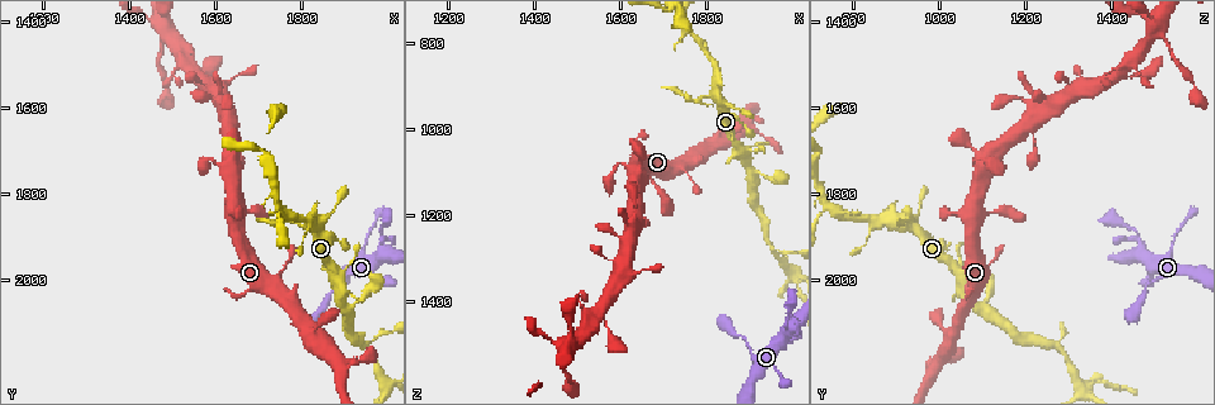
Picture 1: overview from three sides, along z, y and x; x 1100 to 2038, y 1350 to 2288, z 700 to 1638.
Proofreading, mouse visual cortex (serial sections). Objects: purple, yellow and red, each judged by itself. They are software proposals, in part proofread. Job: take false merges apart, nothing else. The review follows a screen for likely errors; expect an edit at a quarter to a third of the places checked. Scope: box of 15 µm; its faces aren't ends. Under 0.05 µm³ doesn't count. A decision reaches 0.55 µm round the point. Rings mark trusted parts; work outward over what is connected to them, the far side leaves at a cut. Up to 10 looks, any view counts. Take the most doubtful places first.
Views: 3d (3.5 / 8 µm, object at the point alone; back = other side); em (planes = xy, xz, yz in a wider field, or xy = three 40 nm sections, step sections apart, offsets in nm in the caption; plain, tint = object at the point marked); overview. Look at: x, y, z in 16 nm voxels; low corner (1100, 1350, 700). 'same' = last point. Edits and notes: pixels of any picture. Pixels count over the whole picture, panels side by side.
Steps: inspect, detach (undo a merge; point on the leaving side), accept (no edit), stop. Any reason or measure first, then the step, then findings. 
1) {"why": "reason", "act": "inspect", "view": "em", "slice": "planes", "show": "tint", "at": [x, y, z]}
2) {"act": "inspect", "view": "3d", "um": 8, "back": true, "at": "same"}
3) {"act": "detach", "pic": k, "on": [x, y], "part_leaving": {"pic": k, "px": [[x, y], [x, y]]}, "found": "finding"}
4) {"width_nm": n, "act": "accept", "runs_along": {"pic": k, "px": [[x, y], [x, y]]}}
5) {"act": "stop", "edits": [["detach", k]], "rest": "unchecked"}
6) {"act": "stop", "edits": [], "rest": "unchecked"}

{"act": "inspect", "view": "3d", "um": 3.5, "at": [1945, 2155, 1275]}

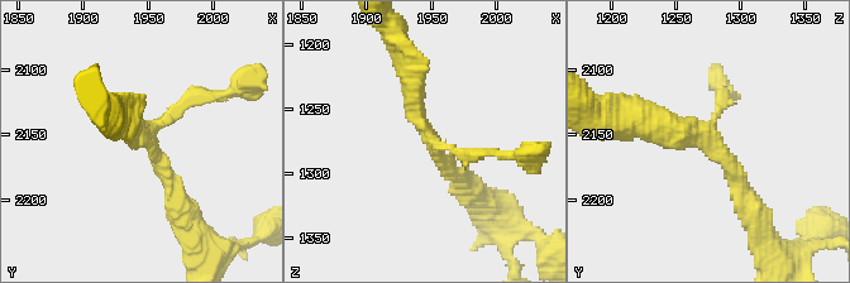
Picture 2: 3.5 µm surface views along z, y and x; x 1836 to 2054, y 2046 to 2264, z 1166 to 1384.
{"arms": 3, "arm_widths_nm": [200, 200, 350], "why": "need the tissue", "act": "inspect", "view": "em", "slice": "planes", "show": "tint", "at": [1948, 2152, 1270]}

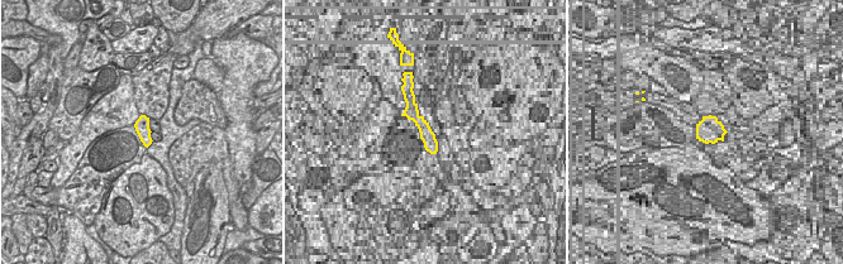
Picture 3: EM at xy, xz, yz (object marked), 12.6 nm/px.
{"act": "accept", "found": "one cell here"}

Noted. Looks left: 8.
{"why": "calibre changes", "act": "inspect", "view": "3d", "um": 8, "at": [1995, 2240, 1330]}

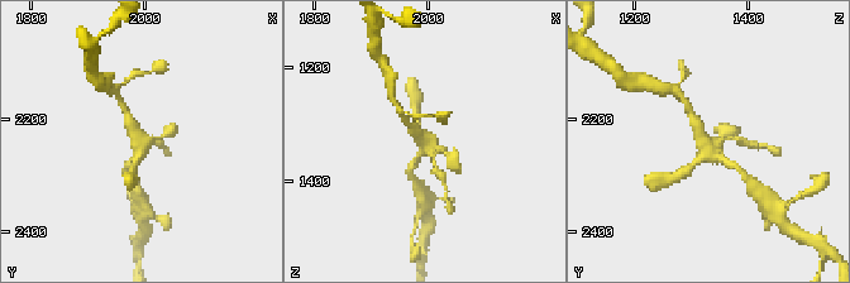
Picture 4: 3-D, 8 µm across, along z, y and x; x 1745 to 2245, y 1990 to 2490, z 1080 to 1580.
{"why": "need the tissue", "act": "inspect", "view": "em", "slice": "xy", "step": 2, "show": "tint", "at": [1995, 2240, 1330]}

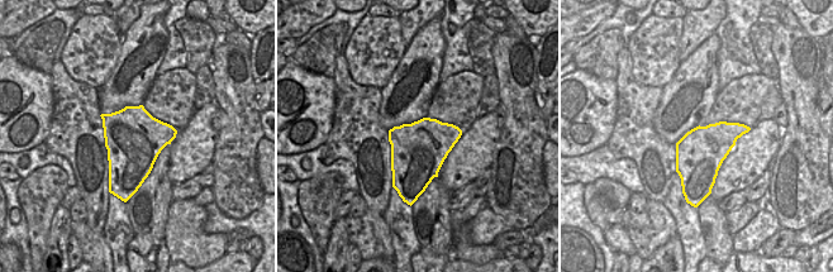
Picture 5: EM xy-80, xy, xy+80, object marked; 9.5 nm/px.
{"act": "accept", "runs_along": {"pic": 4, "px": [[411, 125], [430, 142], [438, 172]]}, "found": "continuous, no second cell"}

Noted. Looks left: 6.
{"why": "sudden change in width", "act": "inspect", "view": "em", "slice": "xy", "step": 2, "show": "tint", "at": [1825, 1870, 925]}

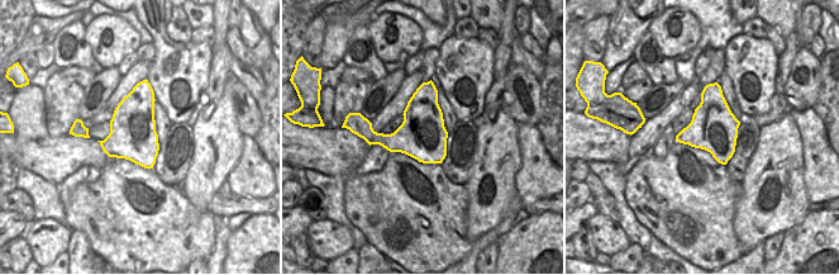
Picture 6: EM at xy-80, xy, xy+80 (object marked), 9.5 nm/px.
{"why": "wider look", "act": "inspect", "view": "3d", "um": 3.5, "at": "same"}

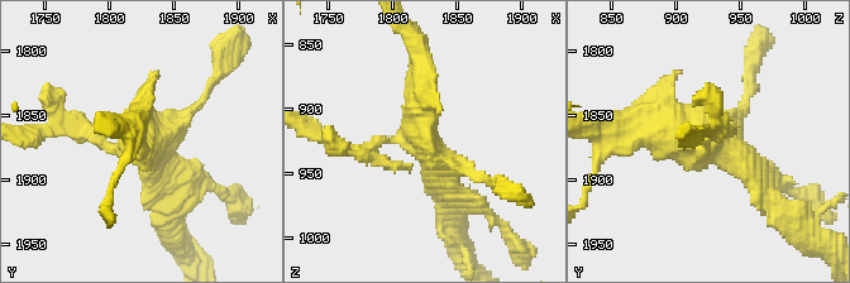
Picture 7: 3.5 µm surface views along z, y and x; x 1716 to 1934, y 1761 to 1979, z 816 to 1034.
{"act": "detach", "pic": 7, "on": [361, 154], "border": {"pic": 6, "px": [[379, 133], [367, 142]]}, "found": "a second cell is stuck on"}

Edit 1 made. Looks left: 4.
{"act": "inspect", "view": "overview"}

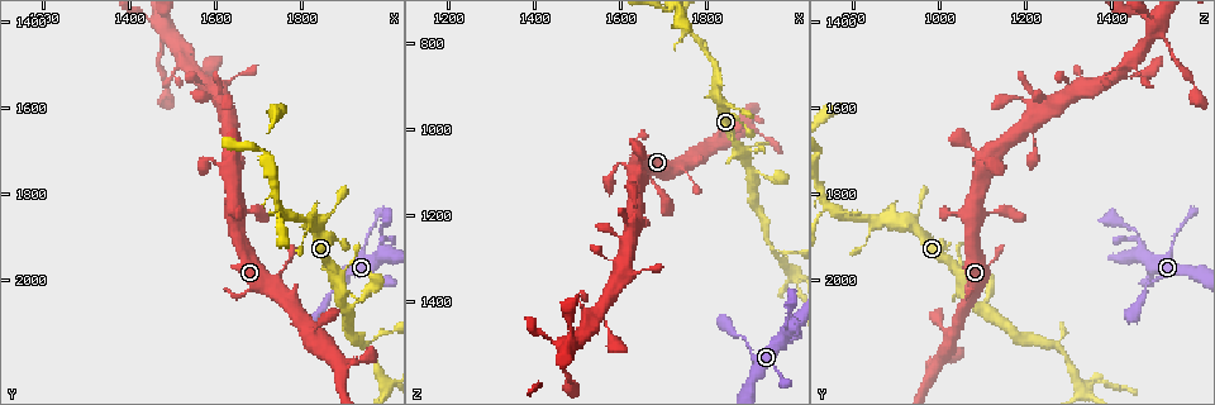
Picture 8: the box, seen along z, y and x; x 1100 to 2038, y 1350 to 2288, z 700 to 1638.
{"why": "a narrow waist", "act": "inspect", "view": "3d", "um": 8, "at": [1960, 1890, 1555]}

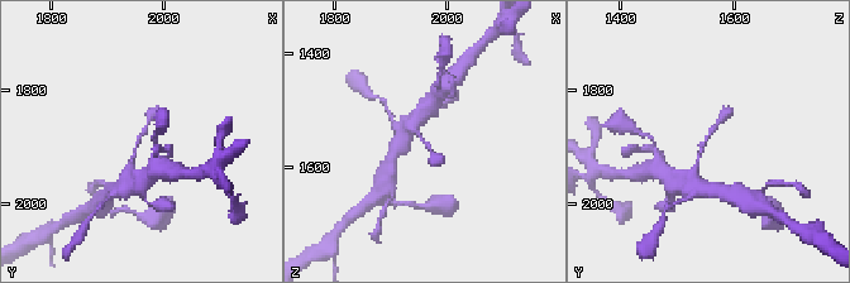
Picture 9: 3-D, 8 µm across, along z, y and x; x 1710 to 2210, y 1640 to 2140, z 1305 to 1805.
{"why": "closer look", "act": "inspect", "view": "3d", "um": 3.5, "at": [1960, 1890, 1550]}

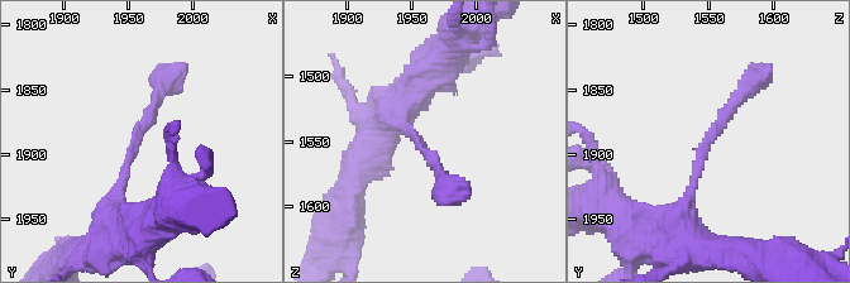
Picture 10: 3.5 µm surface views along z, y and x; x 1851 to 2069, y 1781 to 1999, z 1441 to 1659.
{"why": "now the EM", "act": "inspect", "view": "em", "slice": "xy", "step": 1, "show": "tint", "at": [1956, 1888, 1552]}

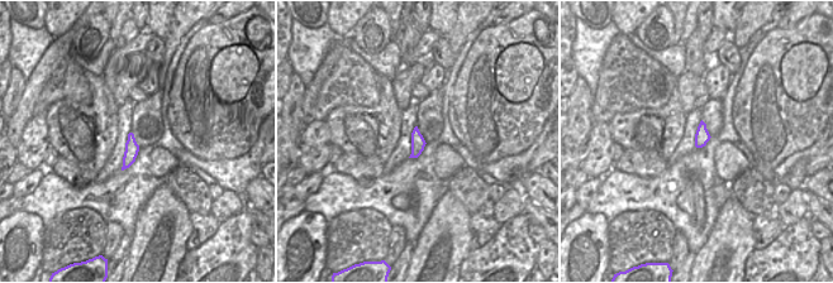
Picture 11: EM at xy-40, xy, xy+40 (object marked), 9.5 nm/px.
{"act": "accept", "runs_along": {"pic": 10, "px": [[681, 212], [700, 150], [755, 77]]}, "found": "all the same cell"}

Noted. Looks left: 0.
{"act": "stop", "edits": [["detach", 7]], "rest": "unchecked"}

